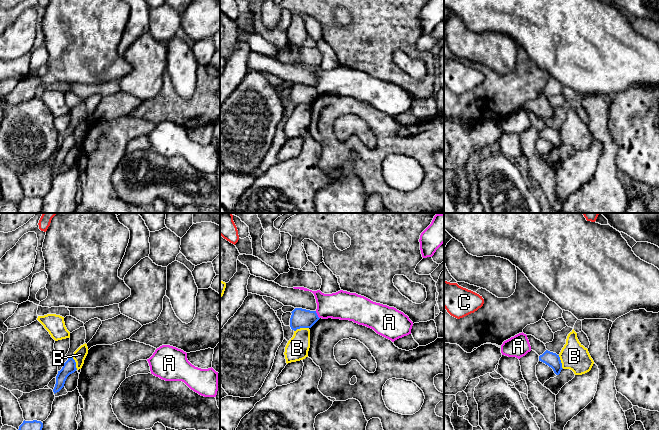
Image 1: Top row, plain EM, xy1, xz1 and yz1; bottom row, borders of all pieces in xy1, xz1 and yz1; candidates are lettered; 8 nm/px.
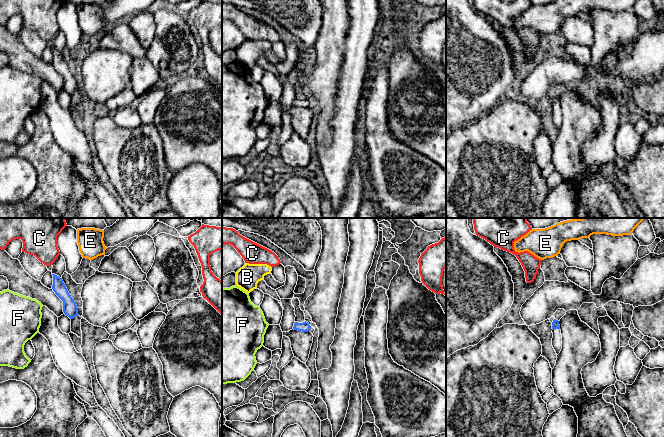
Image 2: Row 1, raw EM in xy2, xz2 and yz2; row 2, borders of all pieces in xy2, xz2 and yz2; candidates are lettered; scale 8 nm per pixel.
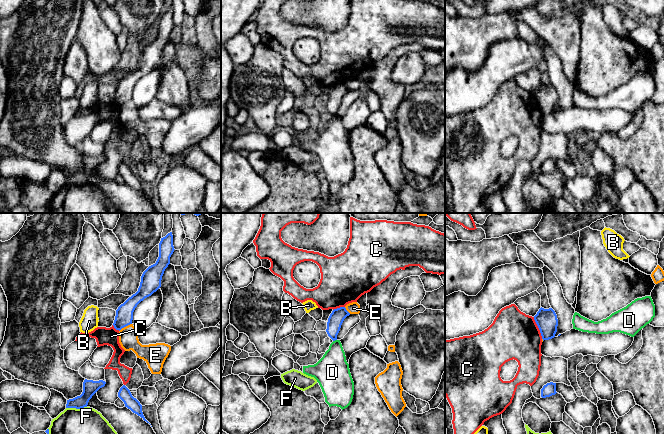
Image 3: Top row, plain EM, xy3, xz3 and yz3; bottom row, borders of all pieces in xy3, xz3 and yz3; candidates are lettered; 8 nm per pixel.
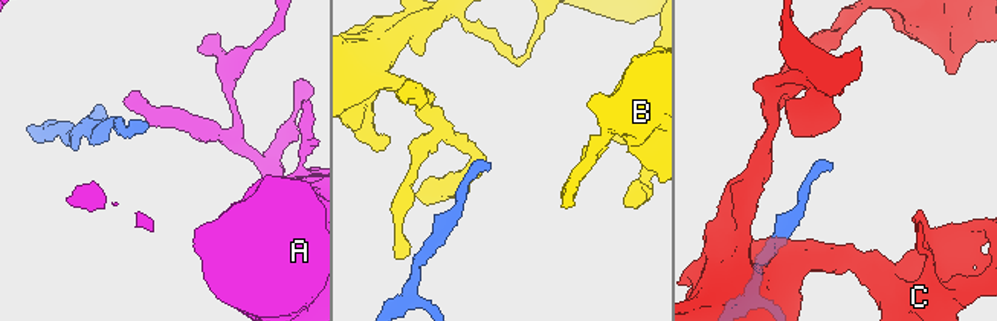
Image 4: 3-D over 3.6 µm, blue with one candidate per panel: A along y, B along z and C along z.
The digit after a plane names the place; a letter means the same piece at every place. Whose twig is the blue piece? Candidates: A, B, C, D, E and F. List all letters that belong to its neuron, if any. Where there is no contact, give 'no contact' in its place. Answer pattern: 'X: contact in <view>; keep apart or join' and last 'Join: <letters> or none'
A: contact in xz1; keep apart
B: contact in xz1; keep apart
C: contact in yz3; keep apart
D: contact in xz3; keep apart
E: contact in xy3; keep apart
F: contact in xy3; keep apart
Join: none

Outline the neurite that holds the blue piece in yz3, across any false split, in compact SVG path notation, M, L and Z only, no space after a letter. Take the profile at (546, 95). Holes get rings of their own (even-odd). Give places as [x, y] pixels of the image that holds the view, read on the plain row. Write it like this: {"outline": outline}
{"outline": "M540 84L534 92L534 96L540 106L543 117L555 113L558 102L558 95L555 87L552 84Z"}

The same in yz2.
{"outline": "M554 95L552 98L552 109L553 109L553 114L552 114L552 122L558 131L562 125L562 111L561 111L561 106L560 106L560 101L559 97Z"}

